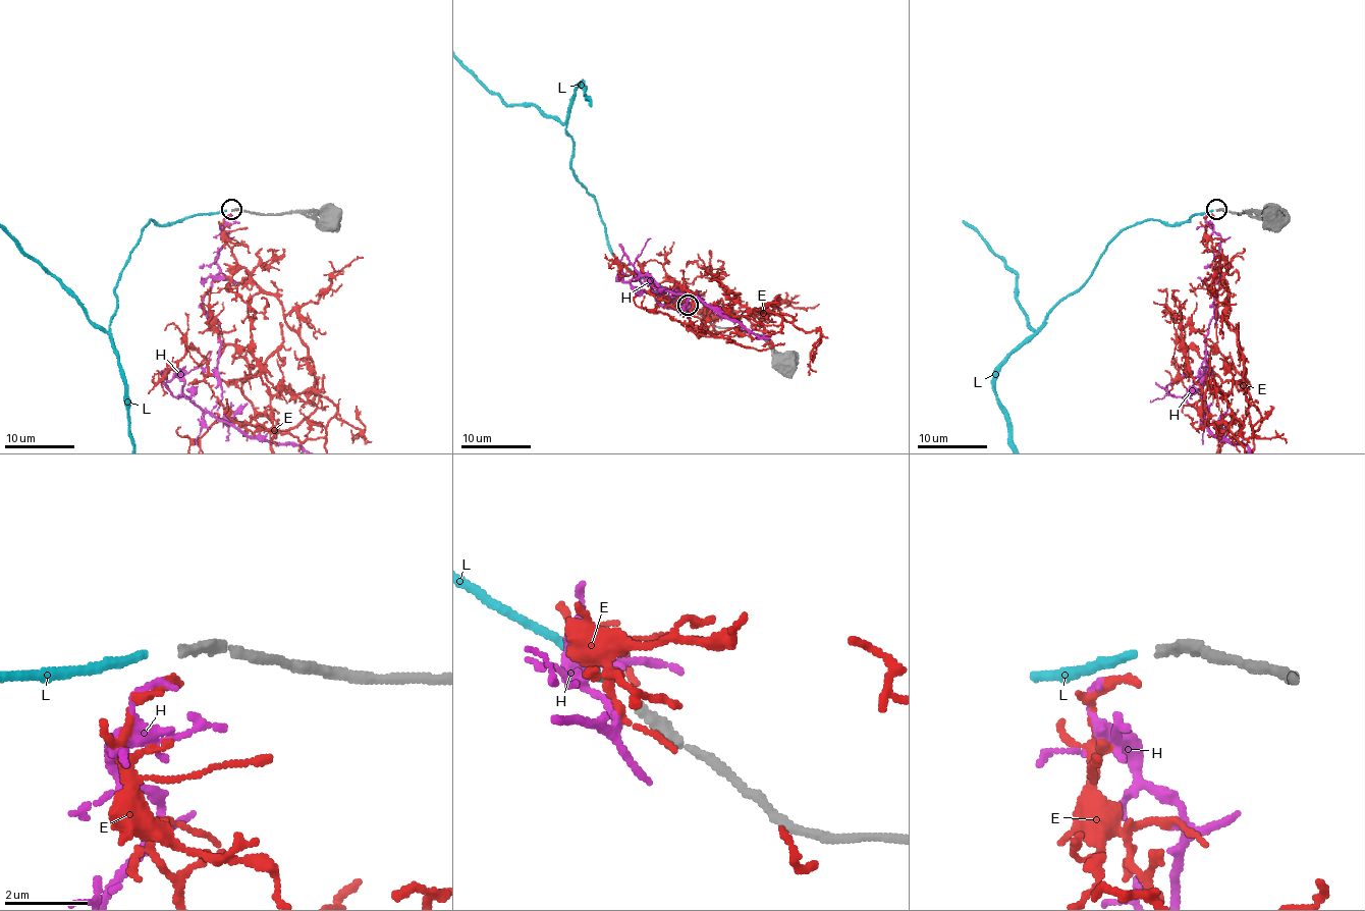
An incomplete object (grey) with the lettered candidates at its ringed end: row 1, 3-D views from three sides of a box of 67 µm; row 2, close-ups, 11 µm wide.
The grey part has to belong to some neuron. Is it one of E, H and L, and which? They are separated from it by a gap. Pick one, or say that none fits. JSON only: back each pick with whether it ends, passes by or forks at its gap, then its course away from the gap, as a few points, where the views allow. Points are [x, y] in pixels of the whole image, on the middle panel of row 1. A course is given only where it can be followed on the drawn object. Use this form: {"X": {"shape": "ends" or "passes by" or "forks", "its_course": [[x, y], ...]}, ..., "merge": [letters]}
{"L": {"shape": "ends"}, "merge": ["L"]}

